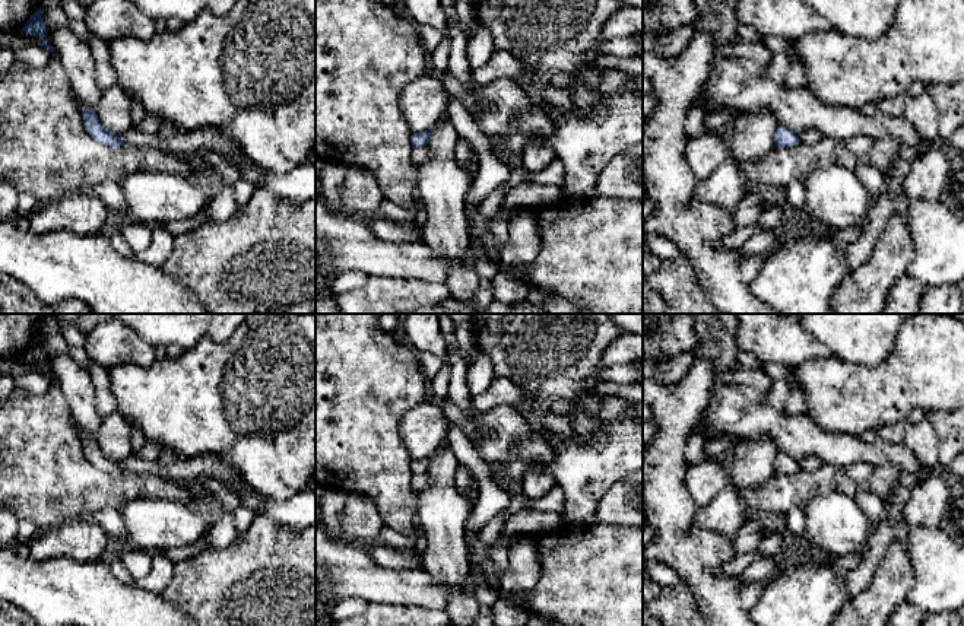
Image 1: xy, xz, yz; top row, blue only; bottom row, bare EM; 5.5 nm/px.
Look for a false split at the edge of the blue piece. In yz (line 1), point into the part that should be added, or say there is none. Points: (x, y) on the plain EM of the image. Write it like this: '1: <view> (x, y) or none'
1: none

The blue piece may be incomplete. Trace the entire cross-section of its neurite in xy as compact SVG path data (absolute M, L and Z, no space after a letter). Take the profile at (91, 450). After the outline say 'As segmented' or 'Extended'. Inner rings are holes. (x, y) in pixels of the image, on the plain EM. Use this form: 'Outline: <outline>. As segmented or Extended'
Outline: M88 435L82 436L82 445L83 445L85 457L98 470L102 470L111 474L126 473L121 465L121 461L114 461L104 455L95 438L91 438Z. As segmented

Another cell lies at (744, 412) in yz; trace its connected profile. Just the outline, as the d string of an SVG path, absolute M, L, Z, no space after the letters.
M714 385L705 417L713 429L735 439L771 438L780 452L796 461L815 455L821 463L847 468L865 461L873 467L892 464L917 474L920 464L904 444L879 438L866 444L859 436L827 432L809 416L786 414L771 407L767 391L751 385Z

